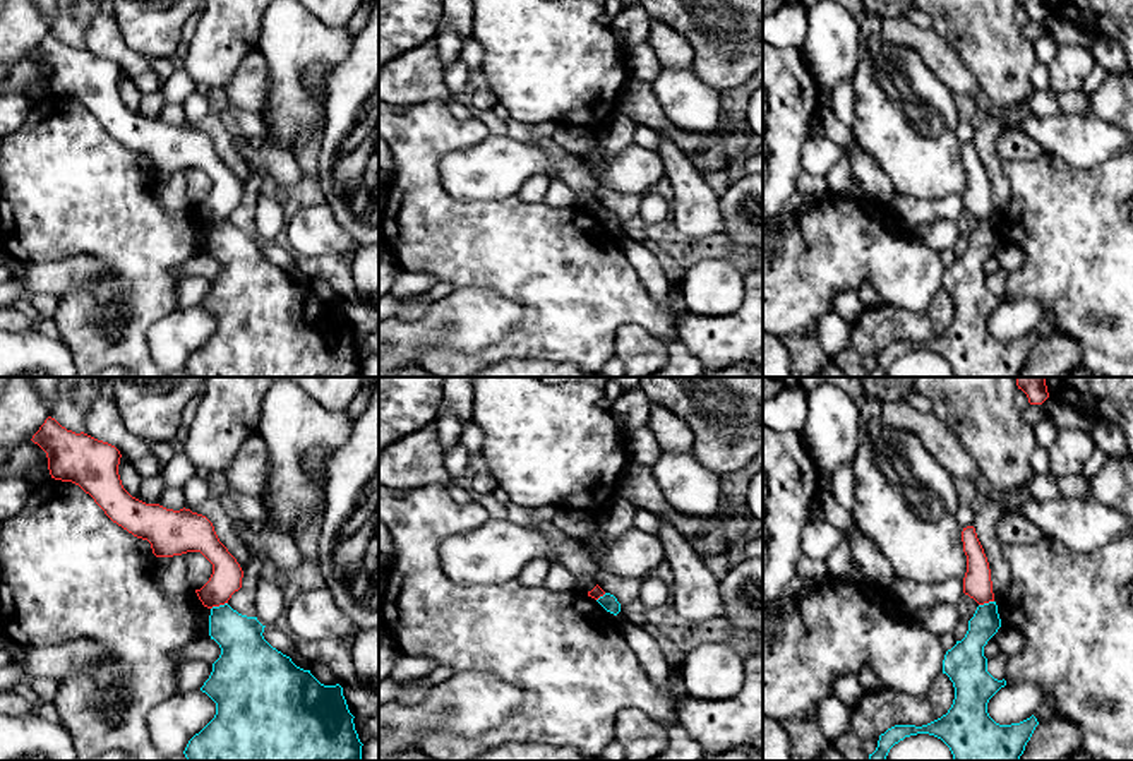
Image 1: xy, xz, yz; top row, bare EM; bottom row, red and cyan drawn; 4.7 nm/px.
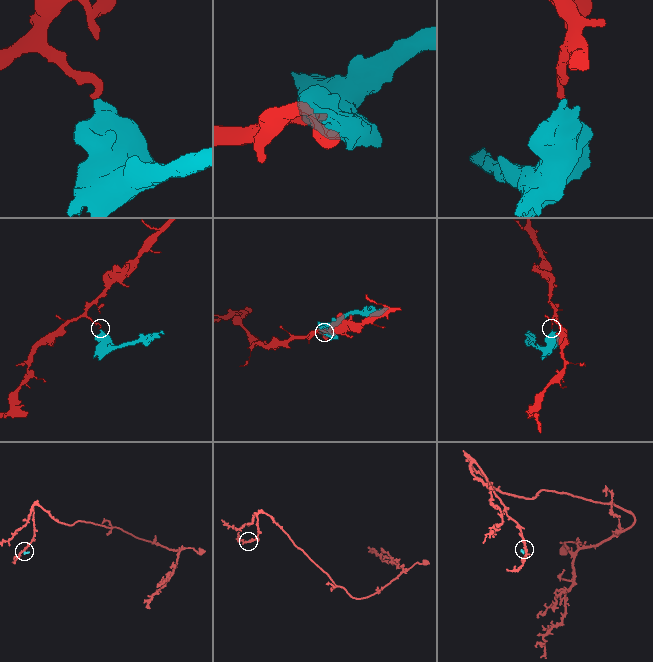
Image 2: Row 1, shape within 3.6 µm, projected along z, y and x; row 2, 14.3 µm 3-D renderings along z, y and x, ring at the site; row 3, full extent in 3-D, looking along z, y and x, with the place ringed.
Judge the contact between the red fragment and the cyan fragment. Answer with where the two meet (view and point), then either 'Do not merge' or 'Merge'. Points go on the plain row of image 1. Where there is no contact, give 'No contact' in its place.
Touches red at xy (218, 221). Do not merge

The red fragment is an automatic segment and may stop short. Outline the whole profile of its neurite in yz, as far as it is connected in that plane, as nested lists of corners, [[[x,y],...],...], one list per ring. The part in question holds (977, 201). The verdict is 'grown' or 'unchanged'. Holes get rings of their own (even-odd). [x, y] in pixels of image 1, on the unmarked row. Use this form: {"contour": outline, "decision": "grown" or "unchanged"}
{"contour": [[[974,142],[963,144],[962,158],[967,171],[963,209],[974,214],[979,221],[994,218],[989,178]]], "decision": "unchanged"}

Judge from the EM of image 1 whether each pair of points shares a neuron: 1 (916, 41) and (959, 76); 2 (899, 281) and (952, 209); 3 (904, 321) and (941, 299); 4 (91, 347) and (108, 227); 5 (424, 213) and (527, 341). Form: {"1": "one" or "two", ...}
{"1": "one", "2": "two", "3": "one", "4": "one", "5": "one"}

